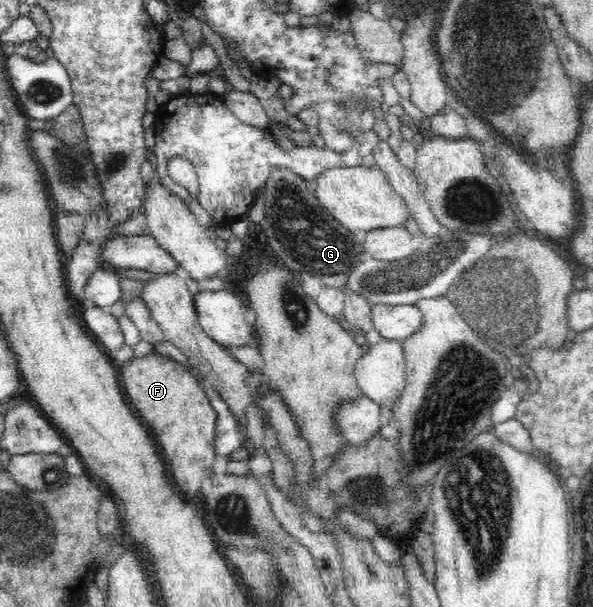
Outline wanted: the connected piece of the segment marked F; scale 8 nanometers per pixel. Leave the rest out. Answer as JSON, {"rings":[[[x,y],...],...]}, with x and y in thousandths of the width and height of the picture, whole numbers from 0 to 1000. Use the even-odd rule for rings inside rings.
{"rings":[[[263,582],[226,591],[204,606],[204,636],[223,671],[250,695],[272,745],[283,763],[283,779],[314,815],[336,815],[339,799],[354,786],[354,769],[366,751],[359,743],[366,682],[351,659],[349,644],[310,600],[270,588]]]}

